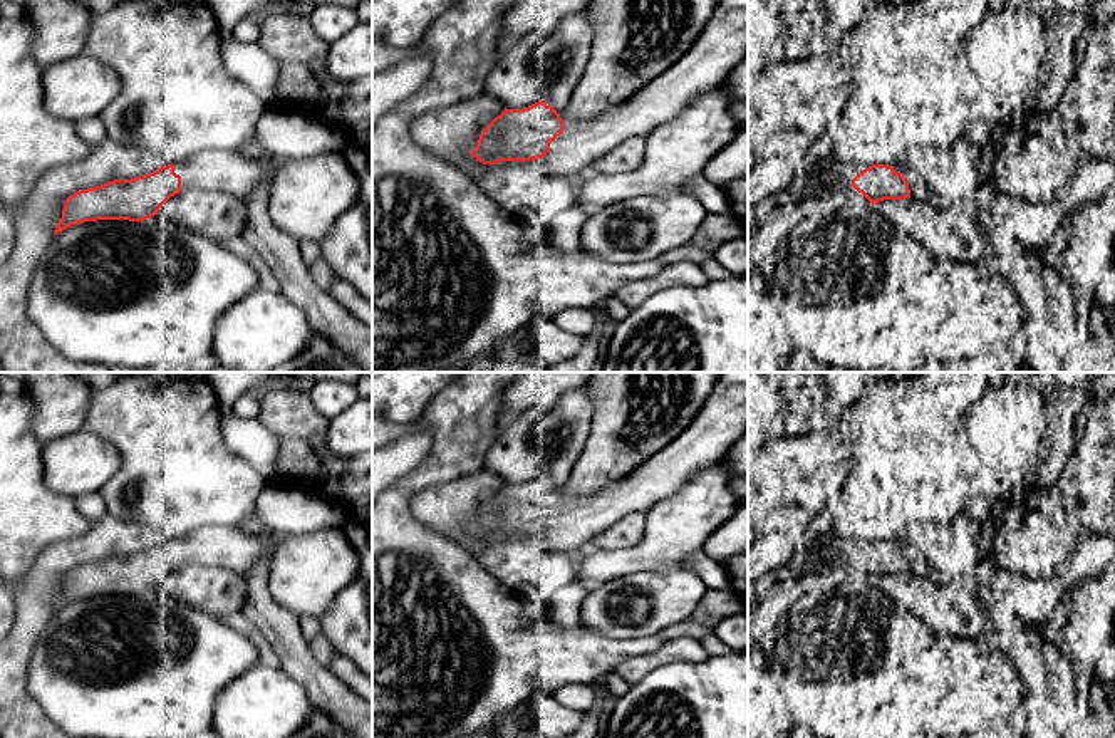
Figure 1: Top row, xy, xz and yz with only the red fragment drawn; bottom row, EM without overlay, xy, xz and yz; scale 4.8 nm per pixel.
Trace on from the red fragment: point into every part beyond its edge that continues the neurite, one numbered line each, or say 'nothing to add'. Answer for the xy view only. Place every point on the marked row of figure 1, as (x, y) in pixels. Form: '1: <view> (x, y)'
1: xy (215, 170)

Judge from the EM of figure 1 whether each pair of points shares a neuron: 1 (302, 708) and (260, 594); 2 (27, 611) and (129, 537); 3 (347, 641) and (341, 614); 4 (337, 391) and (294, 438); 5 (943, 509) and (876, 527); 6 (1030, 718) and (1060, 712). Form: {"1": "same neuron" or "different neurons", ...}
{"1": "different neurons", "2": "same neuron", "3": "same neuron", "4": "different neurons", "5": "same neuron", "6": "same neuron"}

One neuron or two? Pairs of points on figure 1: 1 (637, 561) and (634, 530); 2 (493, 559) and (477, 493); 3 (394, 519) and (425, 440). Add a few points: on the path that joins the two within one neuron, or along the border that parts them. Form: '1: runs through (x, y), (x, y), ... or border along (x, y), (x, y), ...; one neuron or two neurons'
1: border along (646, 514), (646, 532), (636, 544), (597, 550); two neurons
2: runs through (477, 545), (465, 534), (465, 510); one neuron
3: border along (431, 435), (428, 455), (389, 488); two neurons

